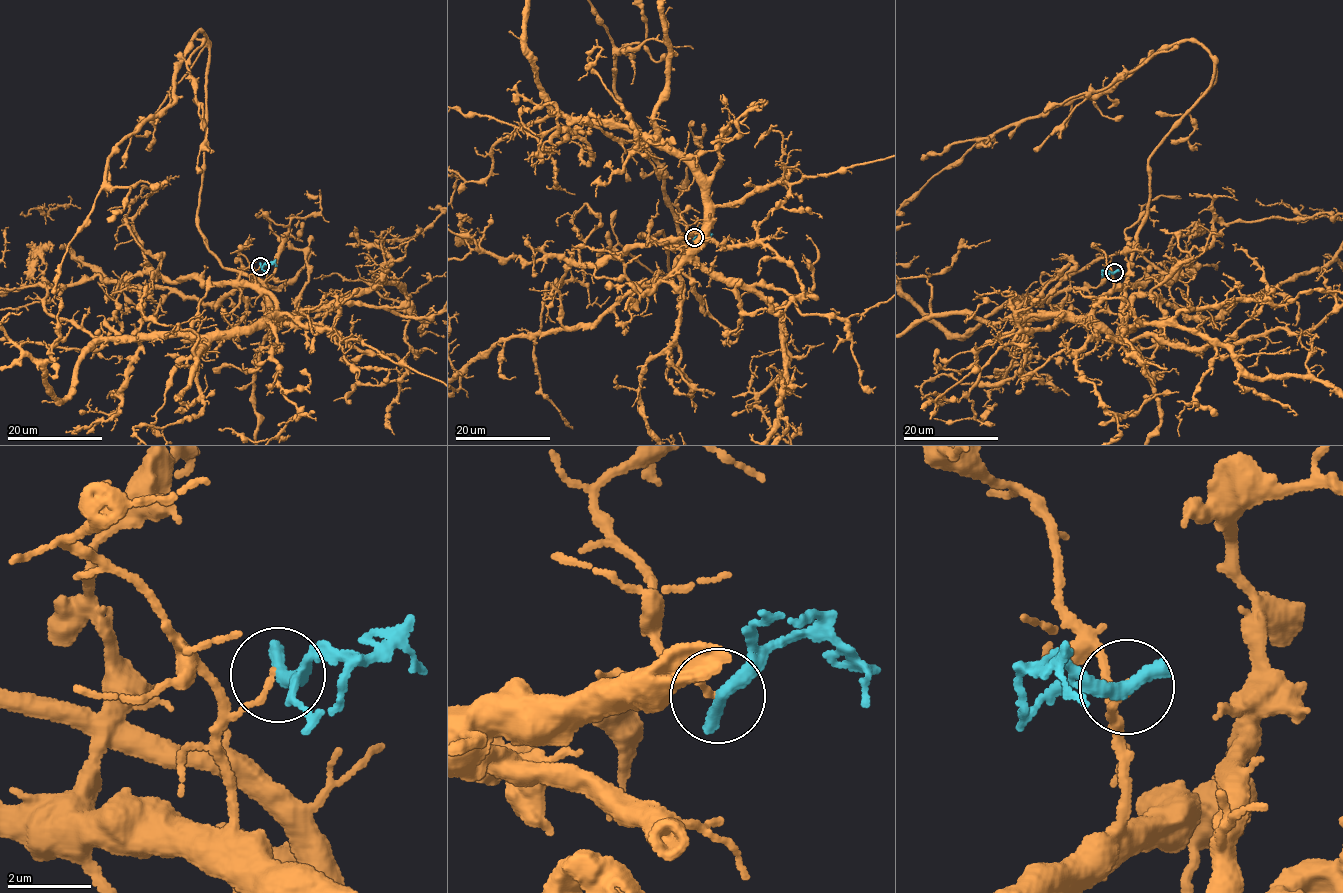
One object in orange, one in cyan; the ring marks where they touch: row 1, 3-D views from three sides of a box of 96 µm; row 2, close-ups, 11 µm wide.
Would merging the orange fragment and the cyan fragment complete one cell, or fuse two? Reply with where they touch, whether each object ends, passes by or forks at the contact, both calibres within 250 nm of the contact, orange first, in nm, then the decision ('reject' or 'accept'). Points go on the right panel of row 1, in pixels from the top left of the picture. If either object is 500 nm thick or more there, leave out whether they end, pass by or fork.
(1114, 272) | orange ends | cyan ends | 130/440 nm | reject

